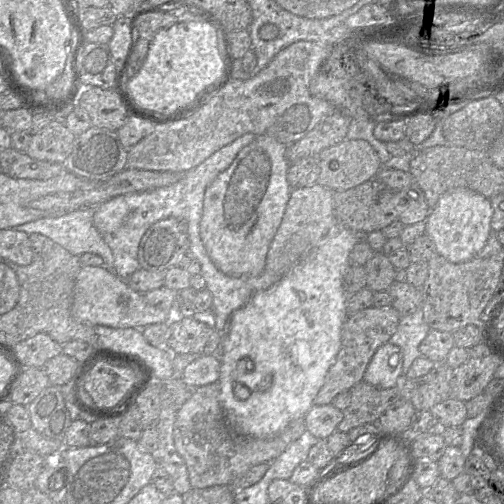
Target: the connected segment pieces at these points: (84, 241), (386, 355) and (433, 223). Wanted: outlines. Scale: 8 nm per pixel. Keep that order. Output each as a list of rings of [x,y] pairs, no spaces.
[[[95,207],[81,208],[64,215],[50,215],[13,229],[42,234],[61,245],[71,254],[81,256],[93,253],[103,258],[105,267],[113,270],[114,257],[111,248],[105,242],[93,223]]]
[[[387,342],[380,346],[371,358],[363,381],[378,387],[390,388],[403,380],[403,356],[401,349]]]
[[[468,188],[443,193],[425,221],[425,234],[434,243],[435,253],[452,263],[472,259],[485,246],[491,232],[493,209],[490,199]]]

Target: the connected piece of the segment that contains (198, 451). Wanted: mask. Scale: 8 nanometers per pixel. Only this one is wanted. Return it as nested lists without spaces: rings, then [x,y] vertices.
[[[217,382],[200,386],[177,411],[174,423],[174,442],[178,453],[184,459],[191,487],[207,488],[215,485],[229,485],[238,476],[253,466],[273,462],[286,448],[306,431],[305,418],[299,418],[279,435],[258,439],[235,433],[228,424],[220,403],[220,385]]]

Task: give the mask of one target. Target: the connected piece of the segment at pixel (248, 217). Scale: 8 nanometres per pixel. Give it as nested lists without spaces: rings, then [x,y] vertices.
[[[258,135],[206,188],[200,237],[221,272],[230,276],[258,276],[264,271],[270,244],[292,190],[287,180],[287,148],[274,137]]]

